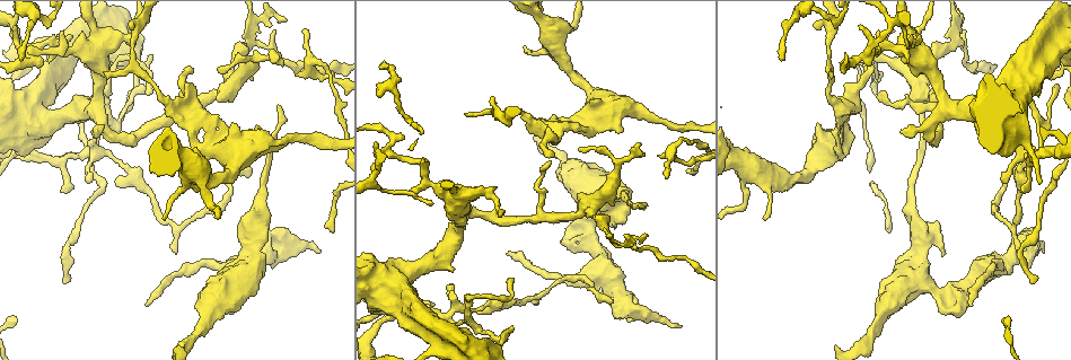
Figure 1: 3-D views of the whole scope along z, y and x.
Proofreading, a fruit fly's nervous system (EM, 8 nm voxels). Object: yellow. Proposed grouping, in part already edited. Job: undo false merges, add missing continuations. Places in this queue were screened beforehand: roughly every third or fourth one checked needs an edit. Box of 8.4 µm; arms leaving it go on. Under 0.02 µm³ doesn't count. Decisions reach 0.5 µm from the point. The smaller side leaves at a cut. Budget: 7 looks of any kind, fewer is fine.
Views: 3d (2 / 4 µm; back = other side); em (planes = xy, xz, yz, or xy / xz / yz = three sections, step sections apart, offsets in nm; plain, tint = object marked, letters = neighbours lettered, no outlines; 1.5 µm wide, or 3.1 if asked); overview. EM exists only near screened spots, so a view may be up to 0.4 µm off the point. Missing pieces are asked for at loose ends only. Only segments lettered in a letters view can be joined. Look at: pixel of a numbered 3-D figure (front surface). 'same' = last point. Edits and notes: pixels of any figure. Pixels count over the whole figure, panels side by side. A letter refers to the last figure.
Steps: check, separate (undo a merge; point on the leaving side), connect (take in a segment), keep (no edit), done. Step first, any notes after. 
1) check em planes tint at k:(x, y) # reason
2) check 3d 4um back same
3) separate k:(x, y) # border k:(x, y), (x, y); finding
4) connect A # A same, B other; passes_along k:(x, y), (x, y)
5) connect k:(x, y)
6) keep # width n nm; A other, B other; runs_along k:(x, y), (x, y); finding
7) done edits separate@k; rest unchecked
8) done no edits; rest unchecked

check em planes letters at 1:(552, 155) # branch stops here

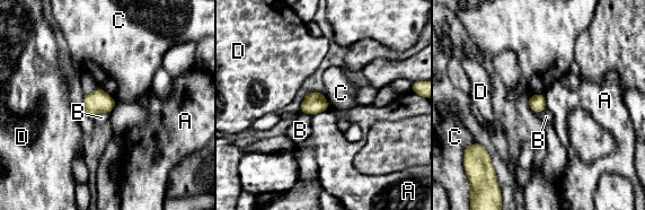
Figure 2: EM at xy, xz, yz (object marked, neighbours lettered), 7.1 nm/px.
keep # width 120 nm; A other, B other, C other, D other; border 2:(329, 110), (315, 113), (311, 116); none of them fits

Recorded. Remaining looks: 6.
check 3d 2um at 1:(492, 110) # narrows sharply

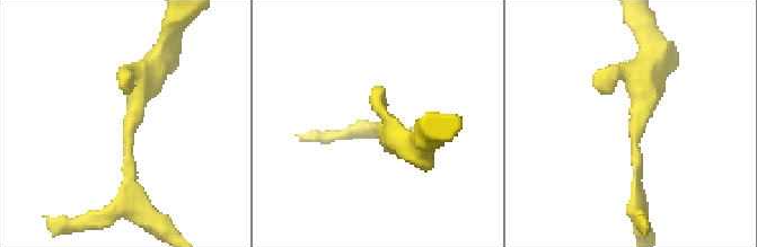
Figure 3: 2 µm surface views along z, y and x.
check em planes tint at 3:(638, 153)

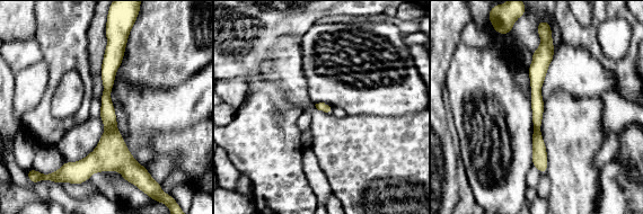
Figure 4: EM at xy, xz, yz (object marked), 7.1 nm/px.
check em planes letters same # see the neighbours

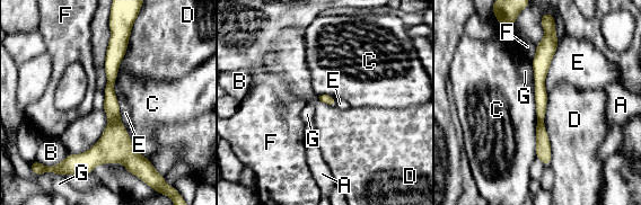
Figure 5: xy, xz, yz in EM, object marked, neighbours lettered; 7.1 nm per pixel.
separate 5:(114, 146) # longest_contact D 500 nm; A other, B other, C other, D other, E other, F other, G other; border 5:(110, 121), (119, 122); two cells meet here

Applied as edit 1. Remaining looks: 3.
done edits separate@5; rest unchecked

